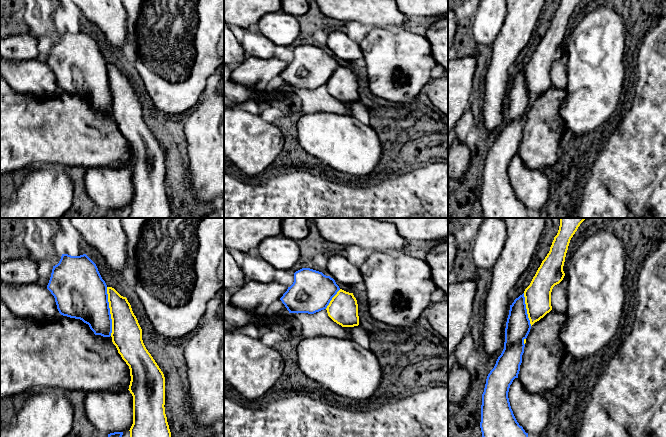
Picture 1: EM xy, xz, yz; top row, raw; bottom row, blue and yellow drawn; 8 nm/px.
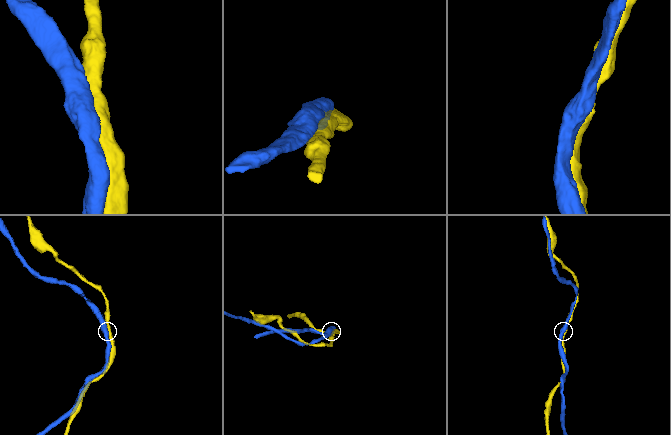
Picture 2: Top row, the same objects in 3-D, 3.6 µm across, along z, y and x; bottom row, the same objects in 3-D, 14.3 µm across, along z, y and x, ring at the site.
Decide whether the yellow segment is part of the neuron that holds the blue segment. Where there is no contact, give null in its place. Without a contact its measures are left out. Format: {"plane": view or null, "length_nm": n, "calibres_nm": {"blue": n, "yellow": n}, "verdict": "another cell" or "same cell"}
{"plane": "xy", "length_nm": 400, "calibres_nm": {"blue": 380, "yellow": 240}, "verdict": "another cell"}

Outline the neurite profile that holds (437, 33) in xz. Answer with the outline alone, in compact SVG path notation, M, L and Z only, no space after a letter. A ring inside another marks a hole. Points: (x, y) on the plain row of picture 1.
M441 18L431 24L425 37L430 43L434 60L448 72L448 19Z

